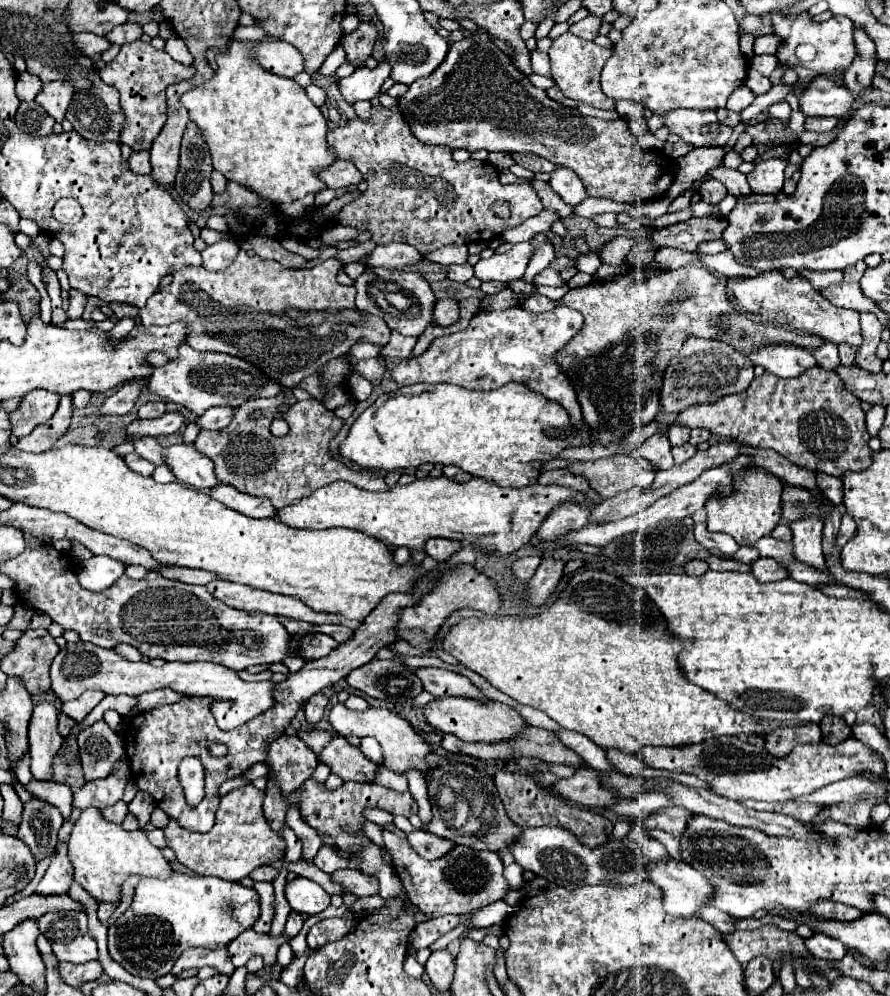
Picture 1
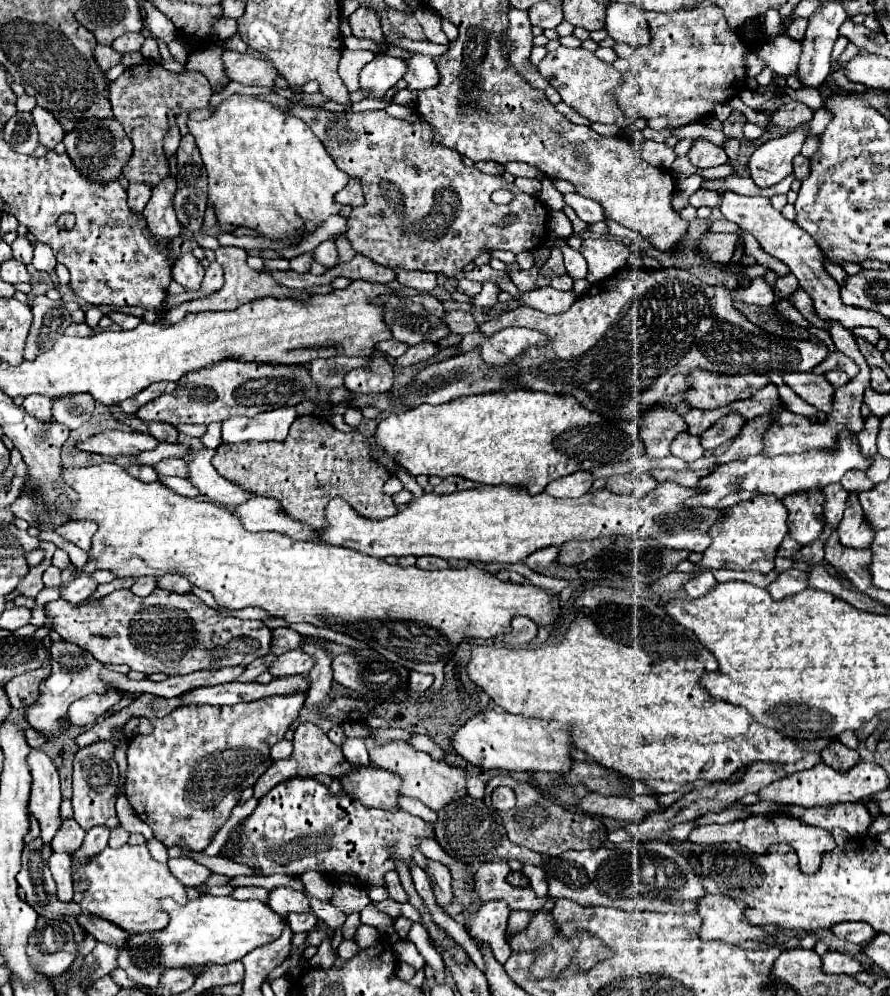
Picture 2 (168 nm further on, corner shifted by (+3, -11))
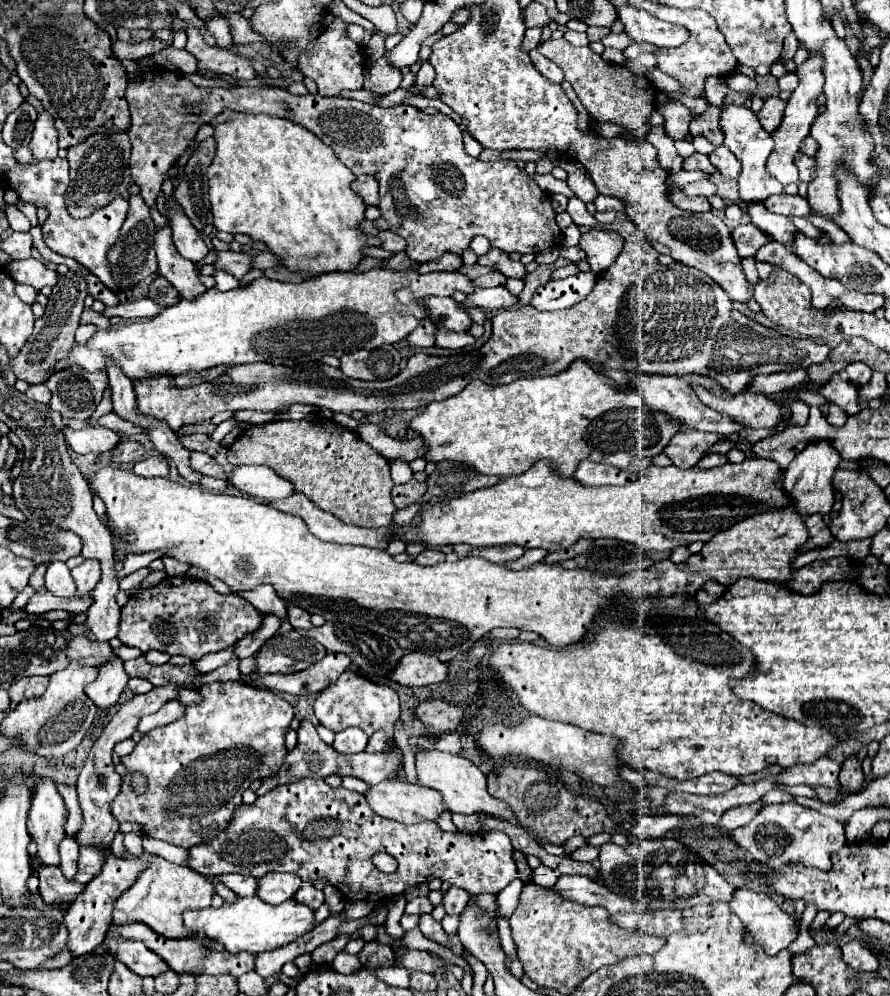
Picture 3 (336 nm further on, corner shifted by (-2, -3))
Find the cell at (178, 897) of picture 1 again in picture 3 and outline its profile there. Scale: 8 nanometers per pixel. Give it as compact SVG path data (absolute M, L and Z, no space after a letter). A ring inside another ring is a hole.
M254 895L238 897L232 903L222 903L222 907L184 911L184 927L190 935L204 935L210 941L222 943L228 953L260 953L282 947L302 933L310 931L314 927L314 911L300 903L294 903L294 899L288 899L282 905L270 905Z

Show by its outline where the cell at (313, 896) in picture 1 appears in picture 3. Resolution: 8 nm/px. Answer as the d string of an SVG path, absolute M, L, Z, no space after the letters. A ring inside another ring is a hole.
M268 873L258 879L258 897L266 903L278 905L286 899L292 899L300 885L302 879L294 873Z

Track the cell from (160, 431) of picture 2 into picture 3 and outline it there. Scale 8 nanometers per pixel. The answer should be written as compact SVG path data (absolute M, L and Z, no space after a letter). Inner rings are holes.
M192 433L192 435L180 435L178 437L182 447L186 449L192 449L192 451L204 451L208 453L210 457L216 455L216 451L220 449L220 443L212 441L208 435L202 435L202 433Z

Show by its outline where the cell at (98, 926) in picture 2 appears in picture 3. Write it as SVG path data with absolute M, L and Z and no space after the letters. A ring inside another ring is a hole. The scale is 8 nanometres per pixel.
M106 935L104 943L110 947L110 953L116 955L128 969L132 969L138 975L150 975L156 977L158 973L170 969L158 955L154 955L146 945L140 941L128 941L128 939L118 939L114 935Z

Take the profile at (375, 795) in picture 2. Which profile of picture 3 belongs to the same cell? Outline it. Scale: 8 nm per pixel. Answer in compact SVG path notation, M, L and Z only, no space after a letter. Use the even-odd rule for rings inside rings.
M400 777L372 785L364 797L378 815L400 823L418 823L424 819L436 821L436 817L446 809L438 791L402 781Z

